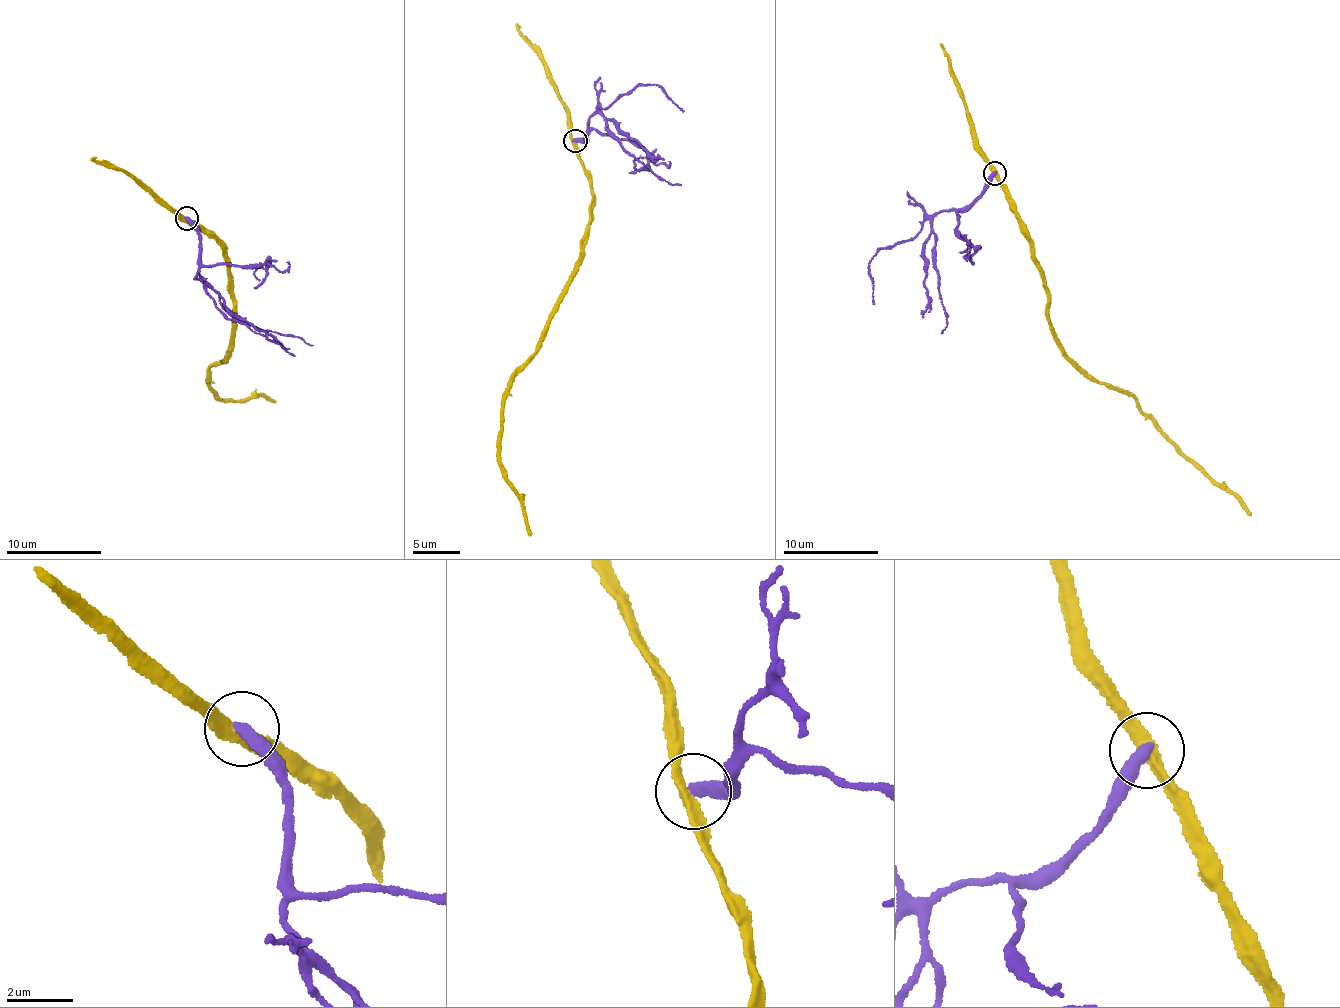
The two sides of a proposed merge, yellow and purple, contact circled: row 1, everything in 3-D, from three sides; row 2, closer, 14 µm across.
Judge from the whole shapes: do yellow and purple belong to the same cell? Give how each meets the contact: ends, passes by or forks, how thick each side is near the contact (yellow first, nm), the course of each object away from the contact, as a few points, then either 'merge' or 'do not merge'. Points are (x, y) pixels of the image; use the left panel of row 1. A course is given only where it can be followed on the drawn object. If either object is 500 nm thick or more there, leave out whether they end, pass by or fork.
yellow passes by; purple ends; calibres 280 and 400 nm; course yellow (185, 219), (223, 251), (234, 301), (234, 348), (228, 360), (208, 368), (219, 399), (261, 395), (276, 403); course purple (187, 219), (199, 237), (201, 277), (217, 308), (295, 354); do not merge

